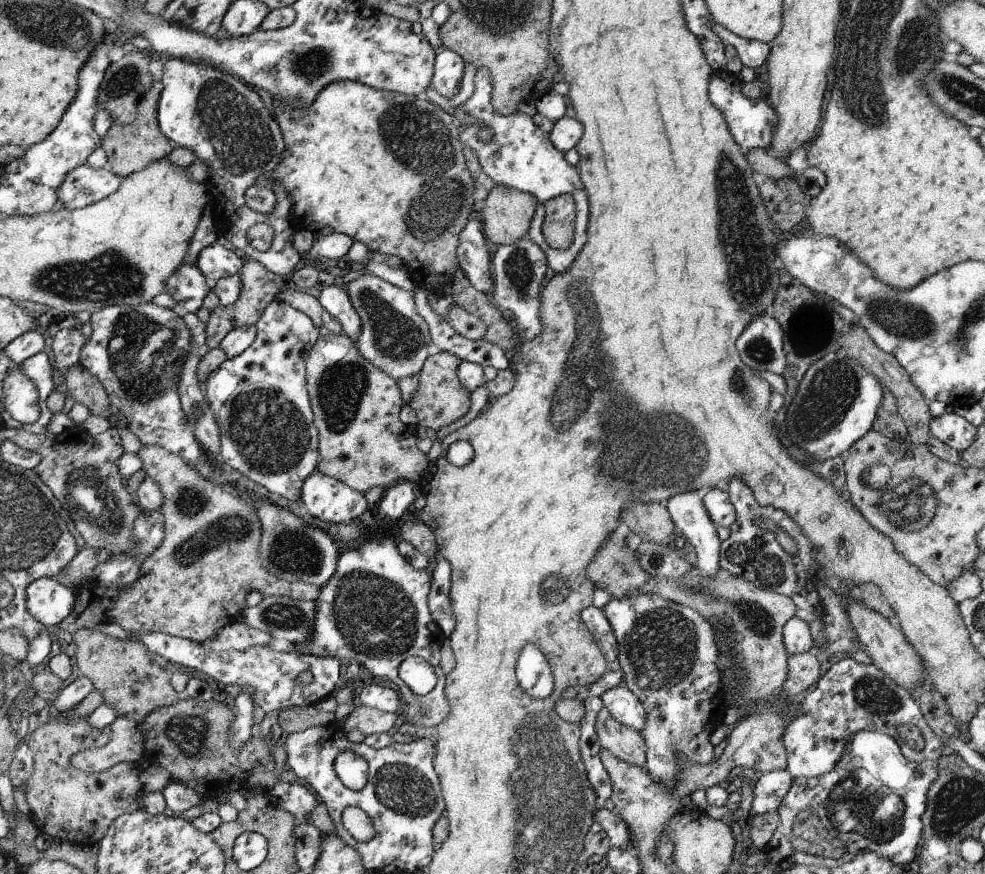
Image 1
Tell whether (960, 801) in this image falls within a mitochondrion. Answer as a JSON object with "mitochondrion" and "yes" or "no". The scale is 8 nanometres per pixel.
{"mitochondrion":"yes"}

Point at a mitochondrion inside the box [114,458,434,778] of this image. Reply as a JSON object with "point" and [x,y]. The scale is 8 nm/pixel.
{"point":[375,616]}

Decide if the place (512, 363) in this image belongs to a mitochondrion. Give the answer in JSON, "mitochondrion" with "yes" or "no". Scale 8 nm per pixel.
{"mitochondrion":"no"}

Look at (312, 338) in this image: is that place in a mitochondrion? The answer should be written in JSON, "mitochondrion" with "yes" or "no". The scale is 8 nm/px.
{"mitochondrion":"no"}

